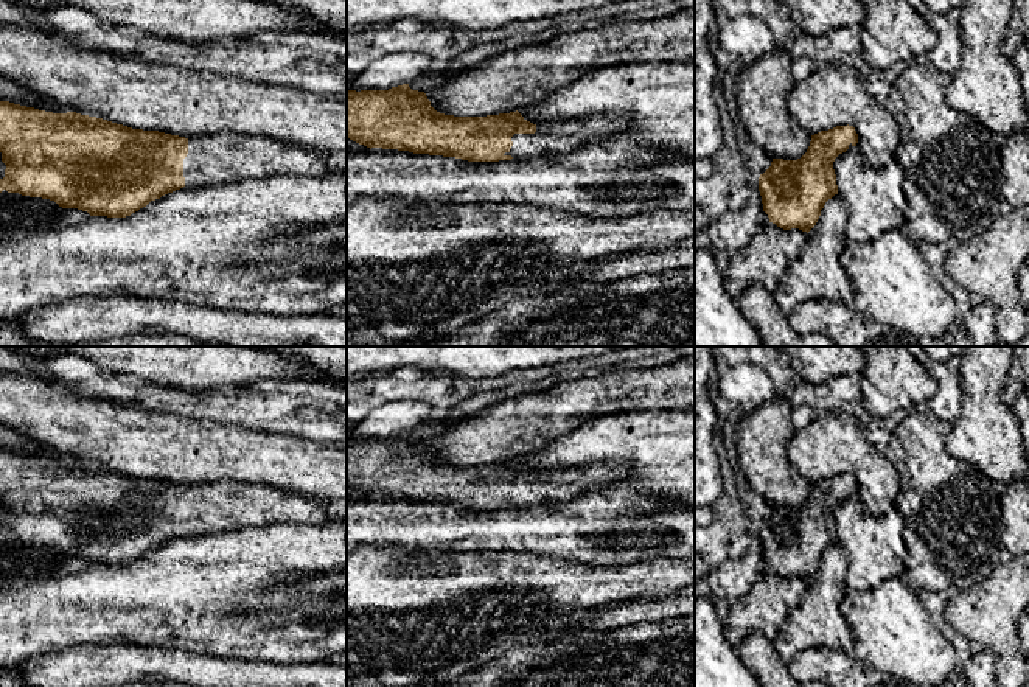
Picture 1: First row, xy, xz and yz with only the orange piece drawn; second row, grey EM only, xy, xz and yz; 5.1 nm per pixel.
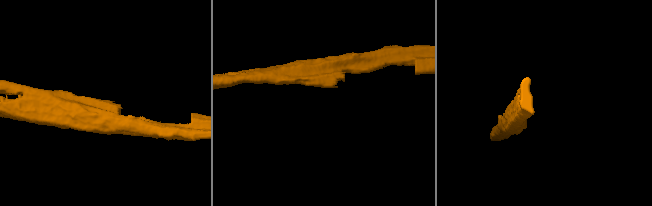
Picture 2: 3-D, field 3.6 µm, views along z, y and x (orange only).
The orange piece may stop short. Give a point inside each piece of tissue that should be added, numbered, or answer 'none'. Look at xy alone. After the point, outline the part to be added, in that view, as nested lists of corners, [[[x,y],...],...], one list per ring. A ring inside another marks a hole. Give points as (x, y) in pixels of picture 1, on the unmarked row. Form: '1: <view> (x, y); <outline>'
1: xy (223, 505); [[[219,479],[188,486],[183,536],[286,522],[311,525],[333,521],[319,499],[288,494],[269,485]]]

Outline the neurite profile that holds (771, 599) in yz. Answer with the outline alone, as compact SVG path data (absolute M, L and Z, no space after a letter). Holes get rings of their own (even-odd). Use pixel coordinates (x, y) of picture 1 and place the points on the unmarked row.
M773 570L763 572L751 591L729 606L723 620L724 637L735 648L751 631L776 640L787 617L797 608L807 591L807 580L783 578Z

